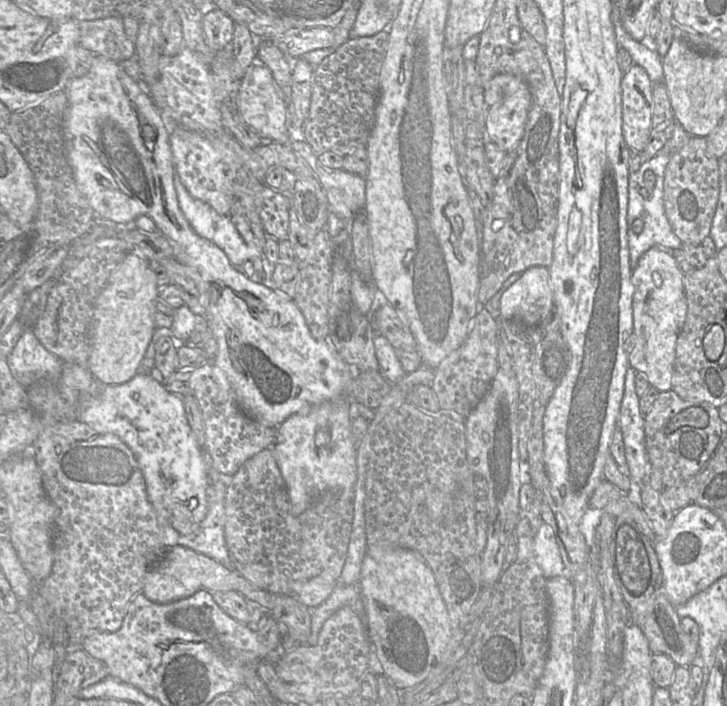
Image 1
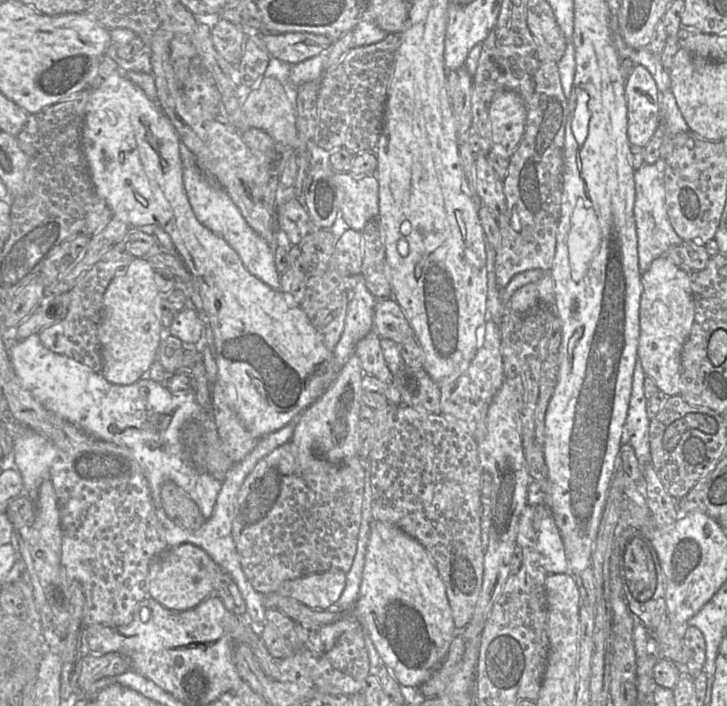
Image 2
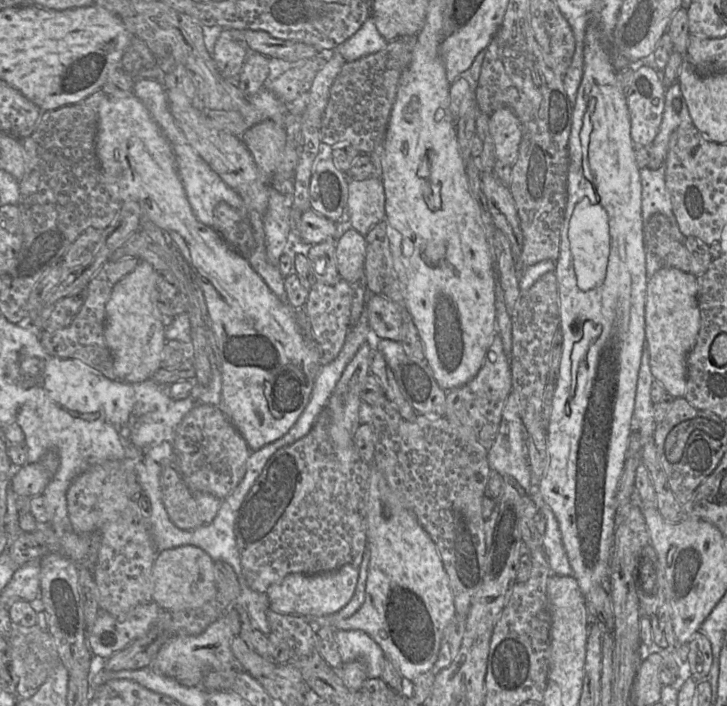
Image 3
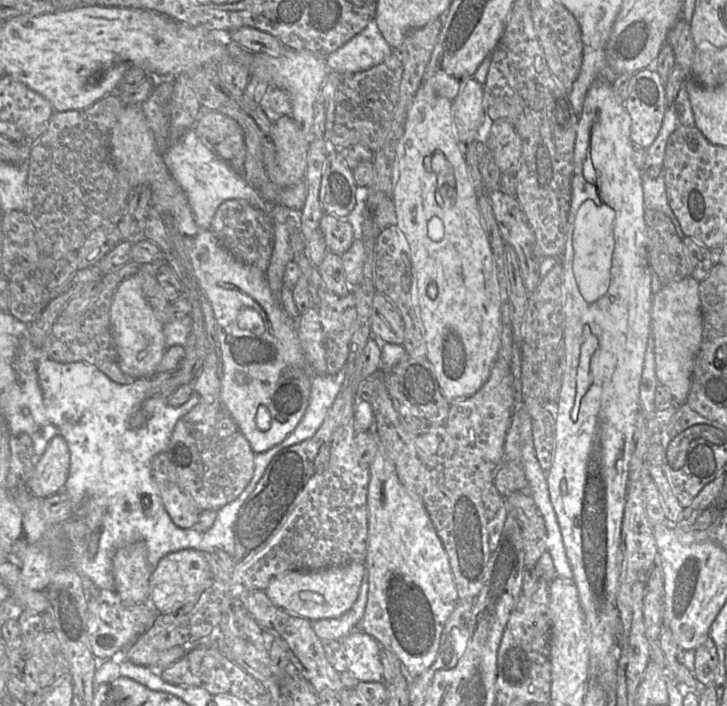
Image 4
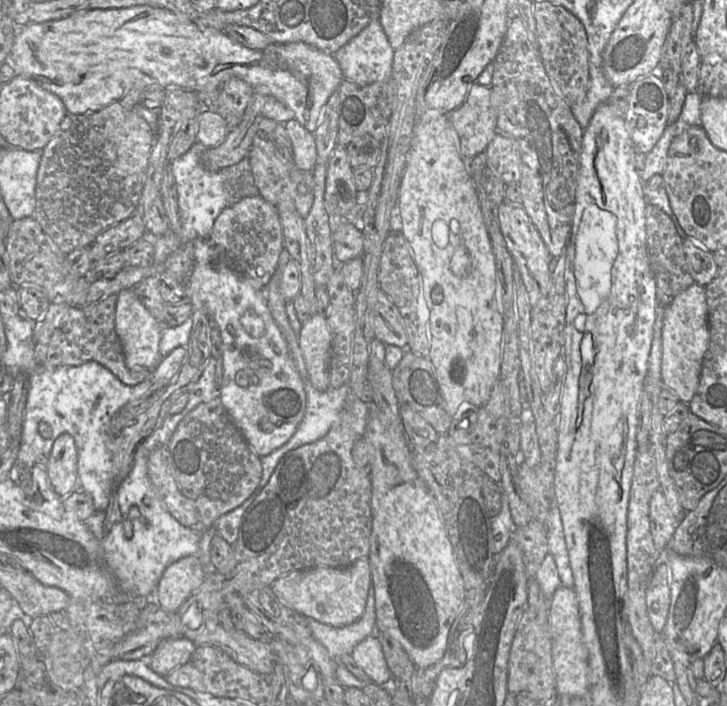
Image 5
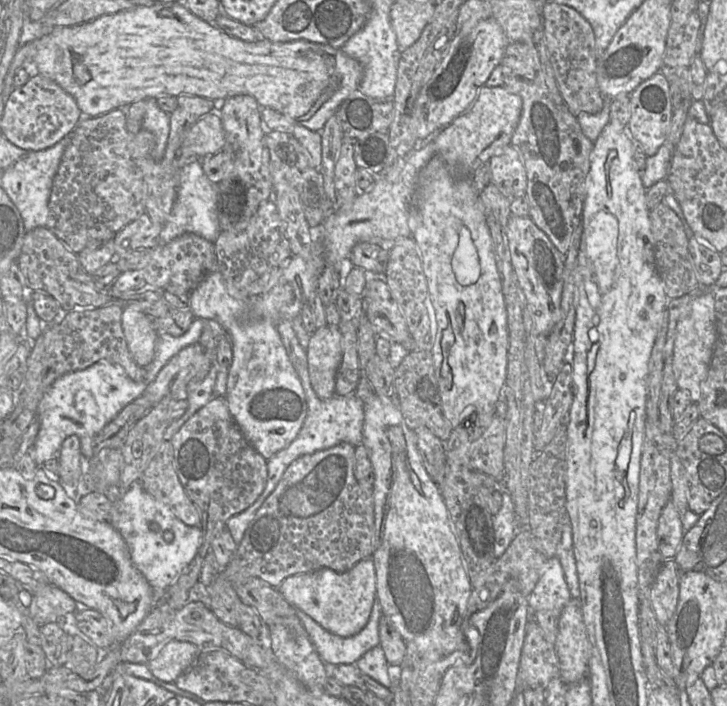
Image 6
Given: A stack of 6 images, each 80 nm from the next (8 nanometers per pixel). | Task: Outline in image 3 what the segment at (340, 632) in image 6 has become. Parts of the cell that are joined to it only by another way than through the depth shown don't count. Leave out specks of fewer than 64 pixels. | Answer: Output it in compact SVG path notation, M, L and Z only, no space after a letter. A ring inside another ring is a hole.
M344 565L319 574L289 574L267 591L269 608L300 617L328 616L339 612L352 599L359 577L359 567Z

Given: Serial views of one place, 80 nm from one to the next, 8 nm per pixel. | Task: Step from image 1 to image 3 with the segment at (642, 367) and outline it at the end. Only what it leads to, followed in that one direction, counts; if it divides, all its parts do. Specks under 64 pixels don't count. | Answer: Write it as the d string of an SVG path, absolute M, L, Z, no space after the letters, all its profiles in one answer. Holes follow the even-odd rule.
M663 265L647 282L645 304L645 340L650 355L650 369L667 393L674 398L686 392L687 355L696 343L700 329L697 277Z

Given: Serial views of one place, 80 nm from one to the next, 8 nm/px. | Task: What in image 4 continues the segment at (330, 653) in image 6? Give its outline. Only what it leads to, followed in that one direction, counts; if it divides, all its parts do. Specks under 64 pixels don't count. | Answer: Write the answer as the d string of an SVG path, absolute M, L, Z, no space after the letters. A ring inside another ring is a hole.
M364 572L357 600L349 611L339 618L311 621L314 633L322 640L342 640L352 633L364 615L368 599L369 573Z

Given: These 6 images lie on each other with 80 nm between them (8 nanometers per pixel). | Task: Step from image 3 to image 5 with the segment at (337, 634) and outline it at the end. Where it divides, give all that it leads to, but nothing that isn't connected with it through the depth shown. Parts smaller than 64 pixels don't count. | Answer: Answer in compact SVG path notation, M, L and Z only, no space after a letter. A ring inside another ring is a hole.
M371 635L358 643L350 655L356 665L363 670L373 683L386 688L391 673L381 644L375 635Z

